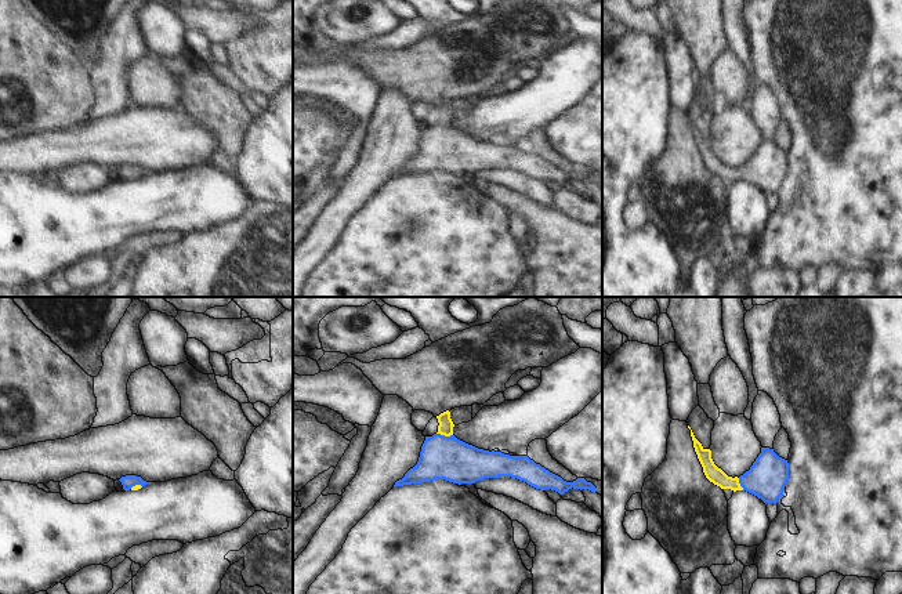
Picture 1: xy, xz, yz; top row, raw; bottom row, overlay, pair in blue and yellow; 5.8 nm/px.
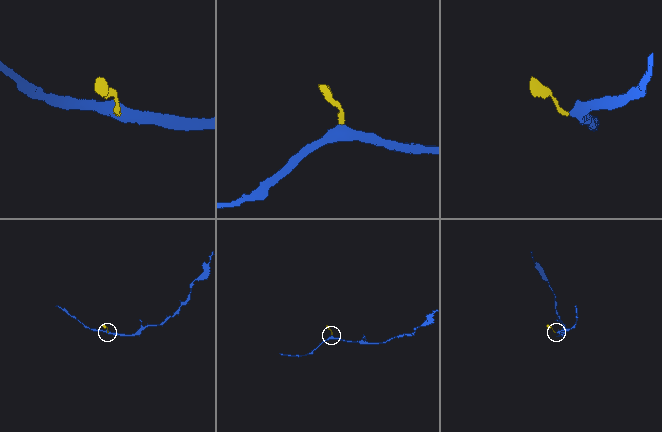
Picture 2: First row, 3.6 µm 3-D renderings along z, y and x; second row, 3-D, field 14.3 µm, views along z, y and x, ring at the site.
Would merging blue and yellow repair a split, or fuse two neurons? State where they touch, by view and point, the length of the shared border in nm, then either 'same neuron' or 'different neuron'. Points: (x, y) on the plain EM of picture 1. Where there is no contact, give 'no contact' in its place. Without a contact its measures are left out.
contact xz (444, 126); length 100 nm; same neuron

